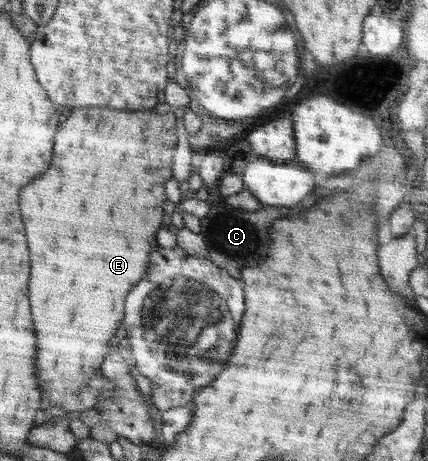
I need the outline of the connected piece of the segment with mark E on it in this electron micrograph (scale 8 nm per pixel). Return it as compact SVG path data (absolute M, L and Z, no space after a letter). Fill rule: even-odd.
M95 107L79 109L79 113L73 109L69 119L57 129L53 165L21 189L21 215L31 253L29 301L37 339L35 365L39 369L40 397L47 403L47 408L60 407L67 413L94 408L105 395L89 388L85 377L99 374L100 365L109 351L109 339L115 335L119 321L123 319L125 297L139 281L139 275L145 275L149 256L159 246L155 233L164 226L165 183L173 177L171 163L178 142L172 111L159 114L155 109L133 111ZM91 241L99 241L97 247L91 247Z

